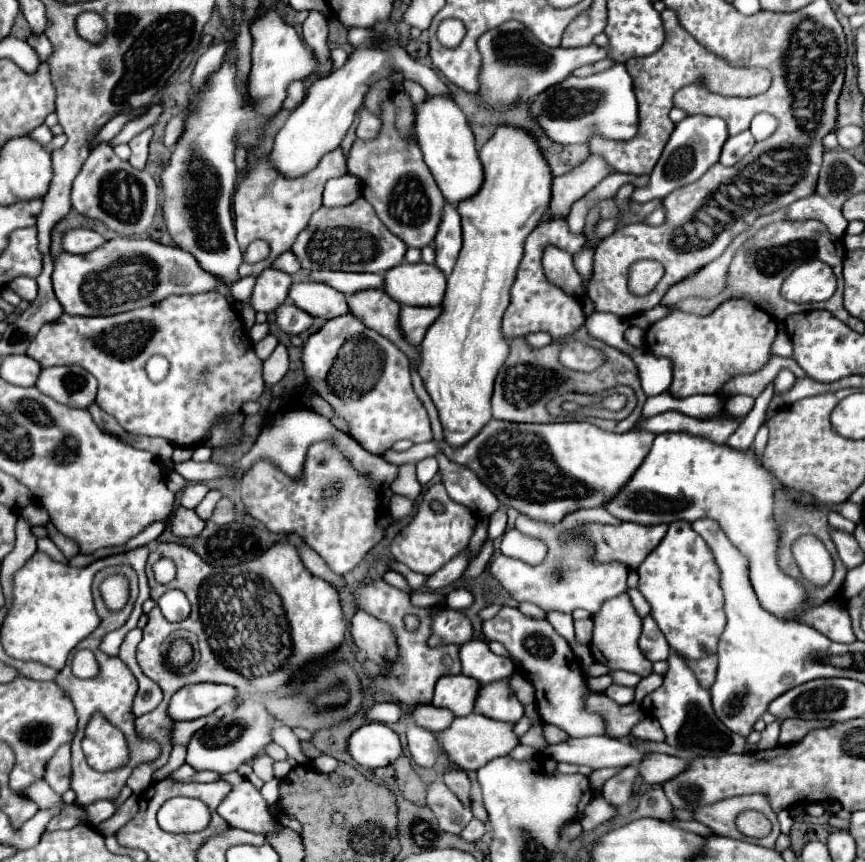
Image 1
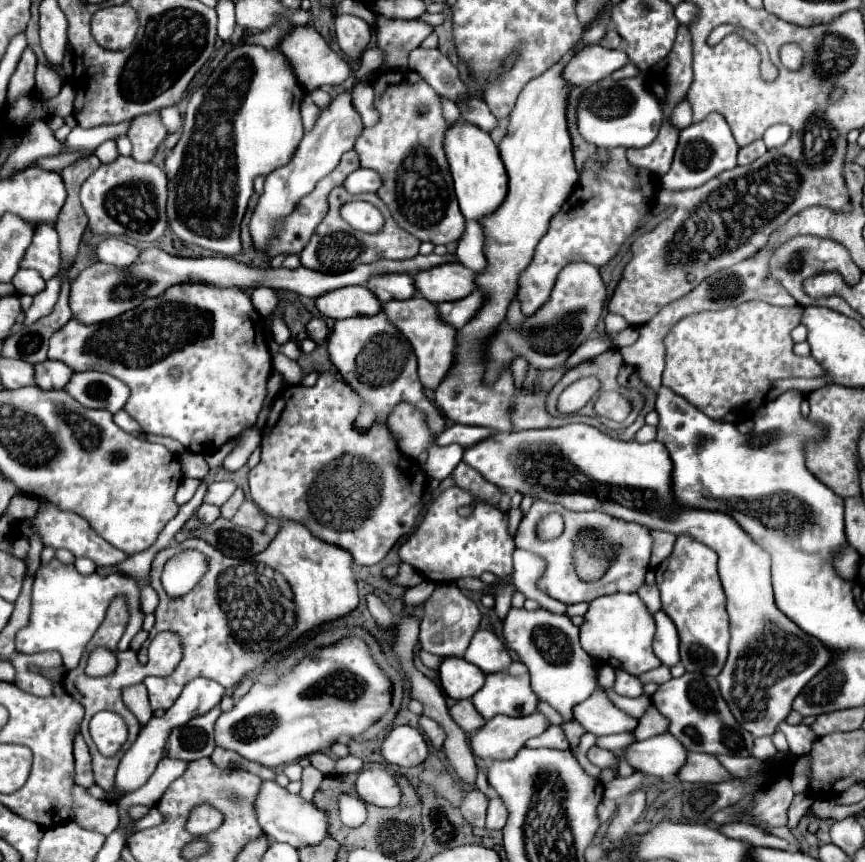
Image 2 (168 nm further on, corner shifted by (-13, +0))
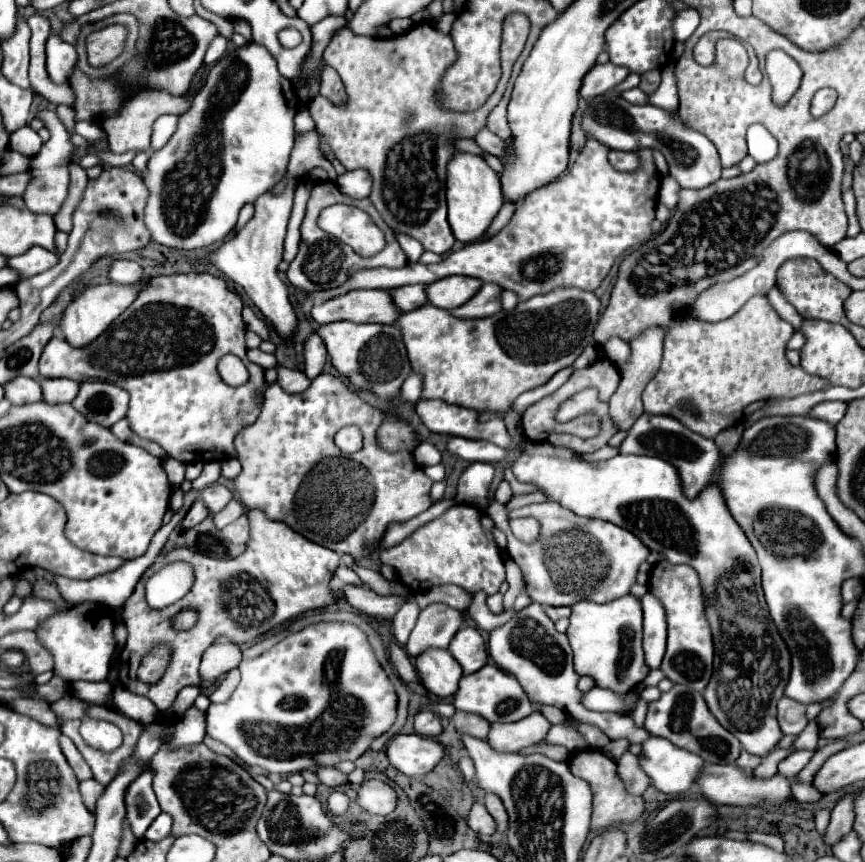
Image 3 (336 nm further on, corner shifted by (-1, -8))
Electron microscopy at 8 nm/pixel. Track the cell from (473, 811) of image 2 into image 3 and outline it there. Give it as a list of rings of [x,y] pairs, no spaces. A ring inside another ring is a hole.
[[[476,801],[476,803],[472,805],[466,821],[468,821],[468,827],[474,829],[474,831],[480,833],[480,835],[492,835],[492,833],[494,833],[494,819],[492,819],[490,813],[486,811],[484,803],[480,803],[480,801]]]

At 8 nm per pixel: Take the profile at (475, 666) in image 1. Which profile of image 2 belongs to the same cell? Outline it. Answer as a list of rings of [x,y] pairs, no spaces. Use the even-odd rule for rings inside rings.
[[[478,629],[474,633],[464,657],[484,673],[502,671],[502,667],[508,667],[512,661],[504,643],[488,629]]]

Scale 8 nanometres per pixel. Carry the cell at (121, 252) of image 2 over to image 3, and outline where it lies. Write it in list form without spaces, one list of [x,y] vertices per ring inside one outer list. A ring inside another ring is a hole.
[[[116,259],[108,267],[108,279],[114,283],[136,283],[144,275],[142,267],[136,261],[128,259]]]

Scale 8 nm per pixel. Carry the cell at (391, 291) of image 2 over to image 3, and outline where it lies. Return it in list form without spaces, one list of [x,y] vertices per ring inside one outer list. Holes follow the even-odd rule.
[[[406,285],[406,287],[398,287],[390,291],[392,295],[392,303],[400,309],[400,311],[412,311],[418,309],[426,303],[426,293],[424,293],[424,285]]]

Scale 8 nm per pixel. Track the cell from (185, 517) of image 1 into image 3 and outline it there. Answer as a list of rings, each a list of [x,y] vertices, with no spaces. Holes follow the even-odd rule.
[[[196,499],[196,501],[194,501],[194,505],[190,507],[188,515],[184,517],[184,521],[182,521],[182,527],[184,527],[184,529],[196,527],[196,525],[198,525],[198,523],[202,523],[202,519],[206,519],[206,517],[208,517],[208,509],[204,507],[202,499]]]

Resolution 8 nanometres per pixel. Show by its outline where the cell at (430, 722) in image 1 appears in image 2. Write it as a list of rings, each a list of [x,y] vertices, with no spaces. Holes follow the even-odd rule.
[[[470,699],[458,701],[454,707],[450,707],[450,715],[468,735],[476,733],[486,723],[486,719],[476,711],[476,707],[474,707],[474,703],[470,703]]]

